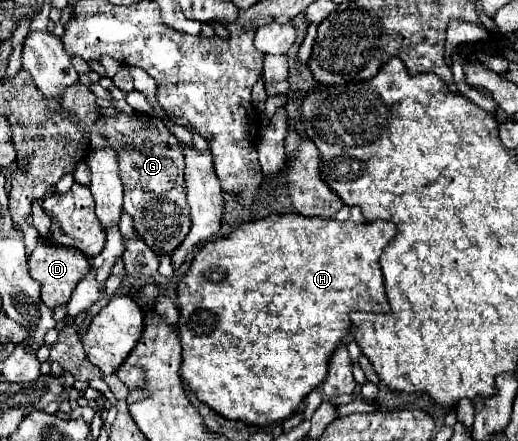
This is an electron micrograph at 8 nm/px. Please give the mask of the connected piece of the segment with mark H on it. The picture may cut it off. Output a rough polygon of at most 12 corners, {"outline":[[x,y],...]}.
{"outline":[[299,213],[209,241],[179,281],[181,379],[289,419],[389,313],[391,221]]}

